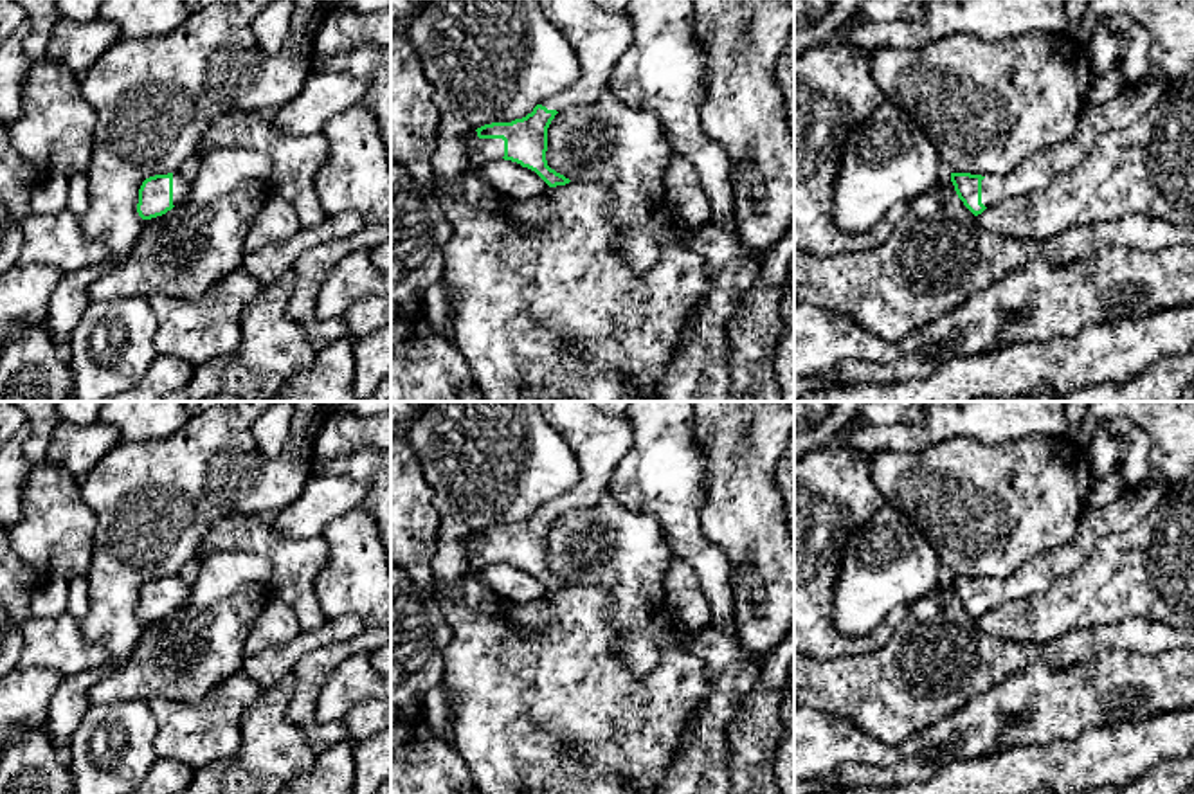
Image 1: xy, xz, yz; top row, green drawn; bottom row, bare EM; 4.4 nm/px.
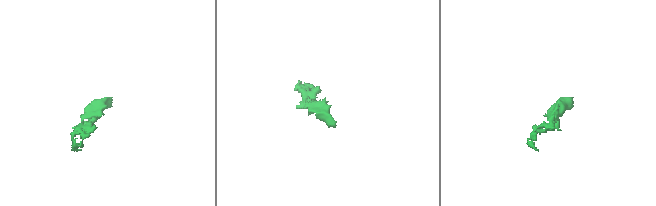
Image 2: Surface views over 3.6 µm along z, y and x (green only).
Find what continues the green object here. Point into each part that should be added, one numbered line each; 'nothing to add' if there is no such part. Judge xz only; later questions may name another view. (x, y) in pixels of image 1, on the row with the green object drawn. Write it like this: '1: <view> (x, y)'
1: xz (600, 36)
2: xz (483, 150)

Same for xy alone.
1: xy (182, 186)

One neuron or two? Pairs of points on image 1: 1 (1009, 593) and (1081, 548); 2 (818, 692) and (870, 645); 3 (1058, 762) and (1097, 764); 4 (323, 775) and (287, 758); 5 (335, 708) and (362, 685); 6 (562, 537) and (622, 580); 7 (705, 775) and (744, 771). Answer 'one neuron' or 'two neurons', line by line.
1: one neuron
2: two neurons
3: one neuron
4: two neurons
5: one neuron
6: one neuron
7: two neurons

